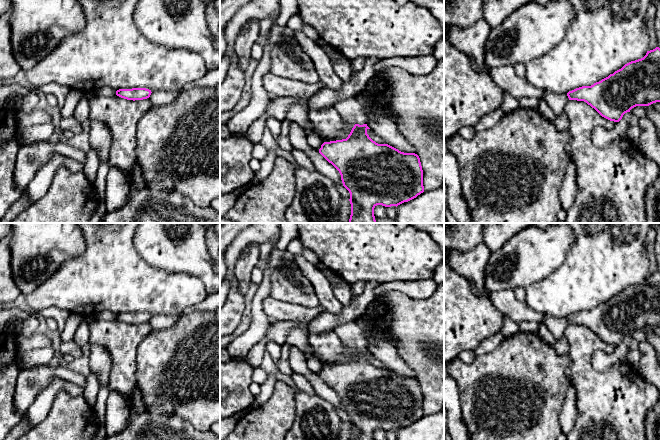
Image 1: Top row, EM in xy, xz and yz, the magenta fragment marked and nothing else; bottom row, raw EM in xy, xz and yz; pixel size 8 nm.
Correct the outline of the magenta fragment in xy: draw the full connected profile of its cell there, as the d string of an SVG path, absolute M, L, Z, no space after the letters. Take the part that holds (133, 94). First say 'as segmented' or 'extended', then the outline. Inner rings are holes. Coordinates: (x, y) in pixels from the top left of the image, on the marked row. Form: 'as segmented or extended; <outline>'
as segmented; M146 88L119 89L116 95L127 100L143 100L151 95L151 90Z

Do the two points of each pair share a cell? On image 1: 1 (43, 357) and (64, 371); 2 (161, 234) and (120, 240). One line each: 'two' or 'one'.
1: two
2: two

